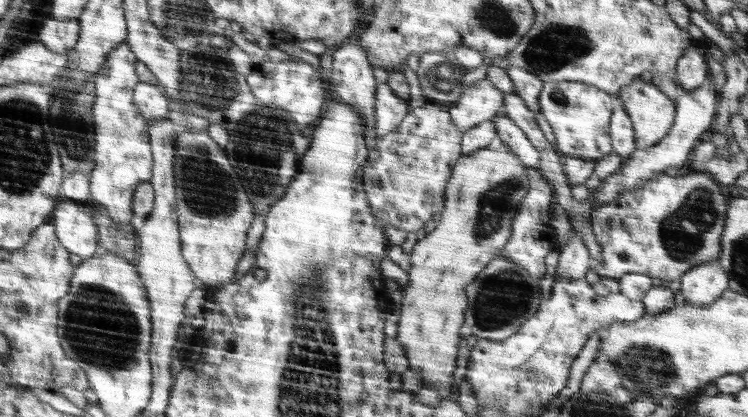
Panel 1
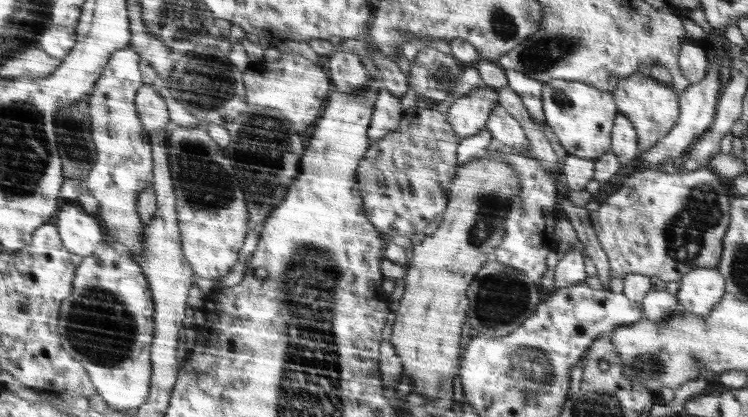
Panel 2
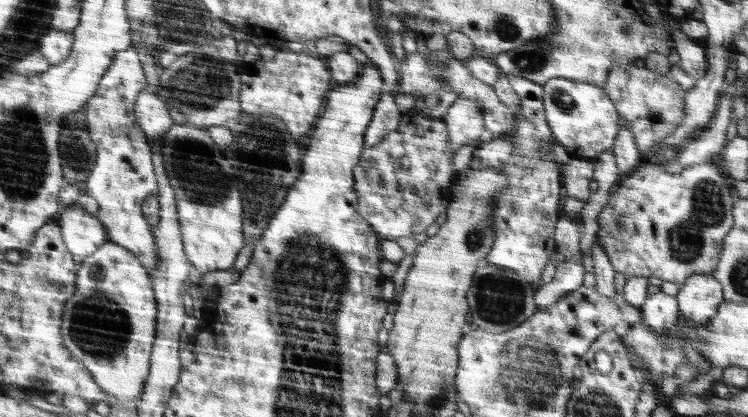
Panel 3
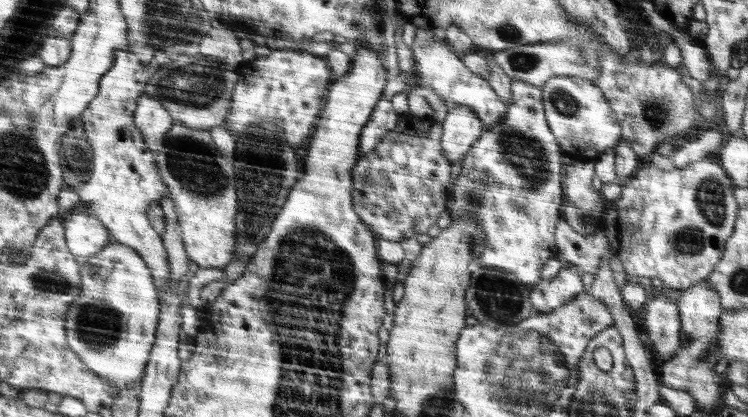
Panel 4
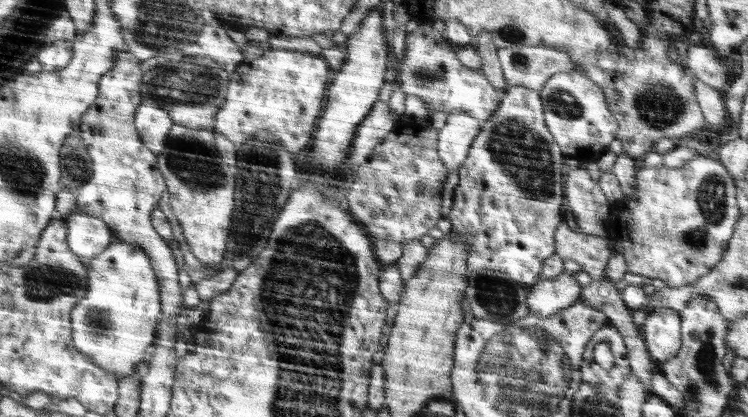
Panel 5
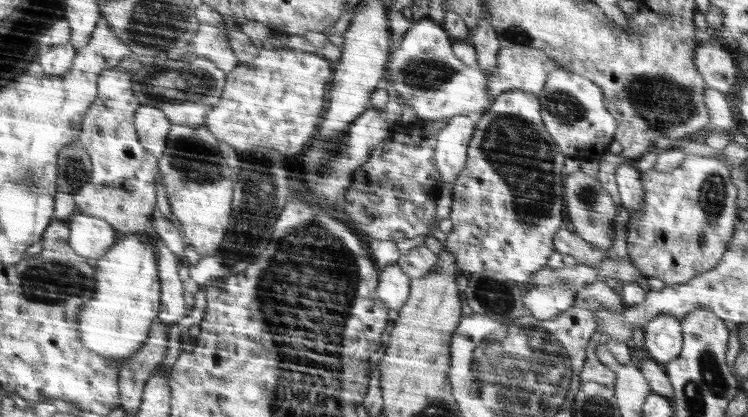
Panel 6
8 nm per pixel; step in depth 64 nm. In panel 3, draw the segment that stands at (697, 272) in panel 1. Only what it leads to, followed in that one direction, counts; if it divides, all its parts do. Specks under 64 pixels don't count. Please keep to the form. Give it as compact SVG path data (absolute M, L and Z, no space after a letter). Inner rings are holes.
M698 273L679 287L676 298L686 325L699 327L718 314L724 301L723 286L712 273Z

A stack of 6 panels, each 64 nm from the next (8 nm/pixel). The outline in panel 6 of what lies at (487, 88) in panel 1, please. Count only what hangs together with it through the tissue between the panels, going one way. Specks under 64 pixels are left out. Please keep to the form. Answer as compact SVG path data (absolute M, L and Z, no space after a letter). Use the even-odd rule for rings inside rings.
M458 115L448 120L446 126L438 132L435 162L445 185L455 182L460 171L466 168L468 144L476 124L468 115Z

